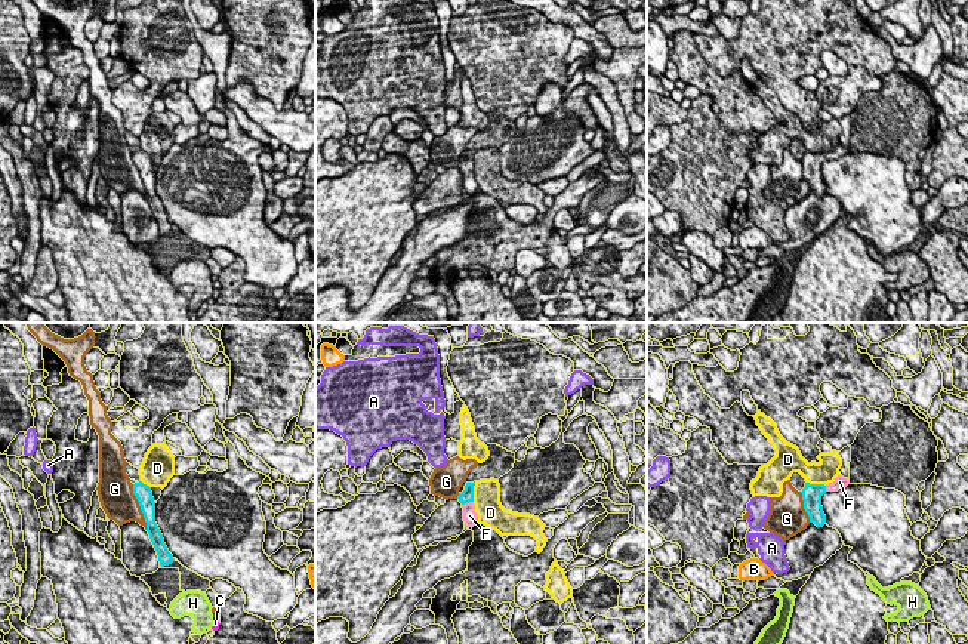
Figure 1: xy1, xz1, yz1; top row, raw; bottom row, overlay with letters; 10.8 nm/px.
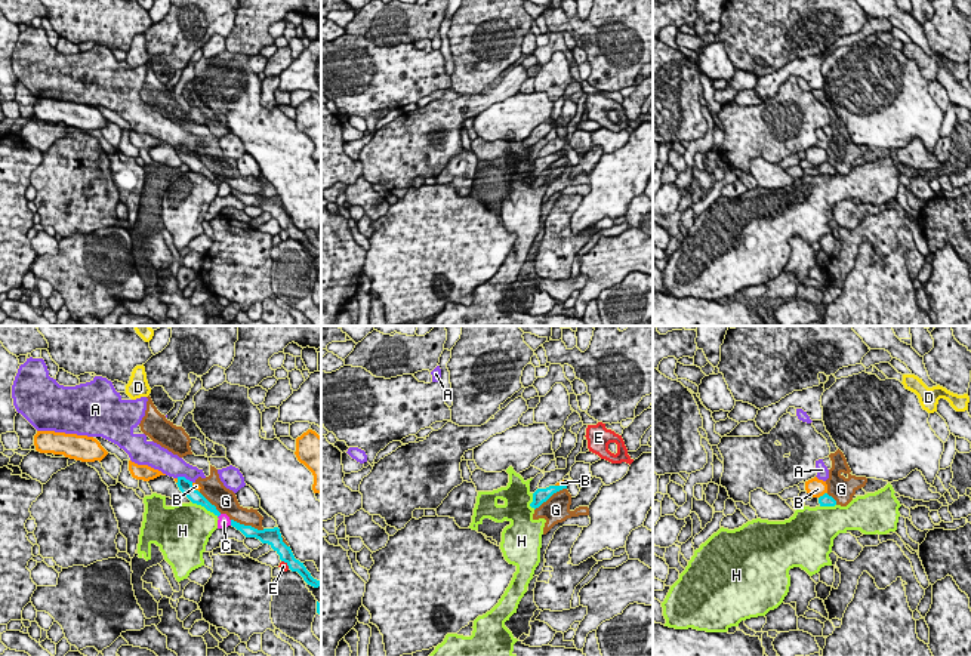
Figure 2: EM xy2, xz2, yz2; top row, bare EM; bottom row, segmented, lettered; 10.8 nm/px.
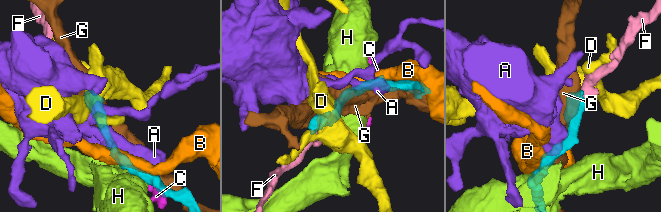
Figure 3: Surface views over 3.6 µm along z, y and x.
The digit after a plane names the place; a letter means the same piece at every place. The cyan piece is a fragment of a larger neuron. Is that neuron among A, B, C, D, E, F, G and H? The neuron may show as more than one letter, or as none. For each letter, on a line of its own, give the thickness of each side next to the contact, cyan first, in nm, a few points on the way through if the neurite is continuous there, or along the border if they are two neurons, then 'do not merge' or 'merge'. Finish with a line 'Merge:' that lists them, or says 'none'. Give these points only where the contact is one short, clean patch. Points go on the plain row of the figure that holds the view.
A: 160 nm thick on the cyan side, 240 nm on the other; border along xy2 (176, 145), (185, 145), (193, 150); do not merge
B: 130 nm thick on the cyan side, 200 nm on the other; do not merge
C: 130 nm thick on the cyan side, 140 nm on the other; border along xy2 (230, 188), (231, 193); do not merge
D: 140 nm thick on the cyan side, 280 nm on the other; border along xz1 (475, 150), (472, 169); do not merge
E: 140 nm thick on the cyan side, 100 nm on the other; do not merge
F: 140 nm thick on the cyan side, 160 nm on the other; runs through xz1 (466, 165), (466, 170), (469, 184); merge
G: 190 nm thick on the cyan side, 380 nm on the other; do not merge
H: 140 nm thick on the cyan side, 480 nm on the other; border along xy2 (191, 169), (218, 184); do not merge
Merge: F

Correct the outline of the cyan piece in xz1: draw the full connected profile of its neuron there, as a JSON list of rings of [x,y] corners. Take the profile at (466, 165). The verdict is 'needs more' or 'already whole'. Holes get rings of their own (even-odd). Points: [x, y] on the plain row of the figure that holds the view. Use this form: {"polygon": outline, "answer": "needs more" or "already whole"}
{"polygon": [[[475,150],[466,151],[465,158],[457,164],[463,176],[465,195],[474,195],[478,192],[478,184],[475,181],[475,173],[474,173],[474,154]]], "answer": "needs more"}

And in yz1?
{"polygon": [[[838,144],[833,151],[829,151],[826,154],[805,151],[805,155],[801,161],[804,169],[804,178],[810,185],[810,191],[814,191],[817,195],[823,195],[826,191],[826,184],[821,175],[821,164],[826,160],[838,160],[839,157],[847,155],[848,152],[850,148],[844,147],[842,144]]], "answer": "needs more"}

